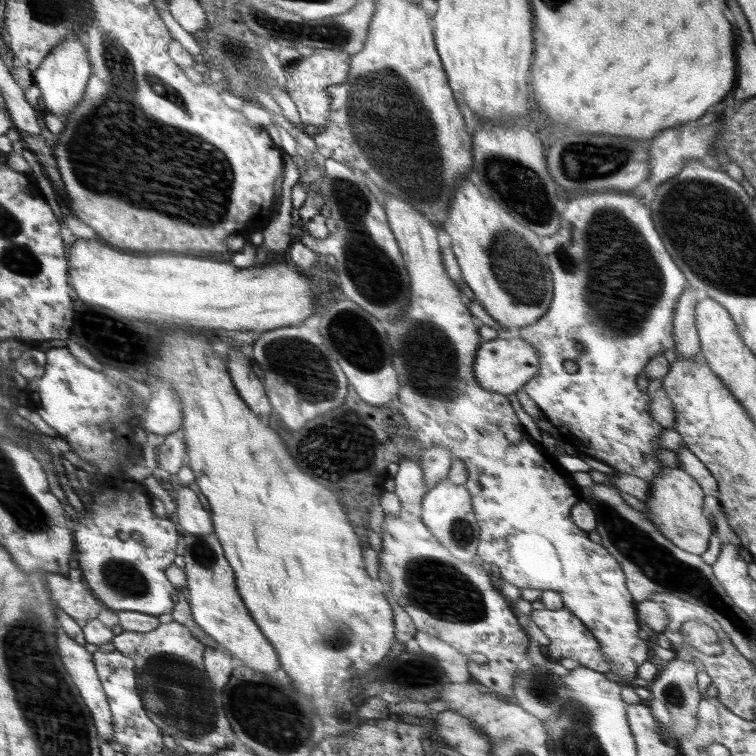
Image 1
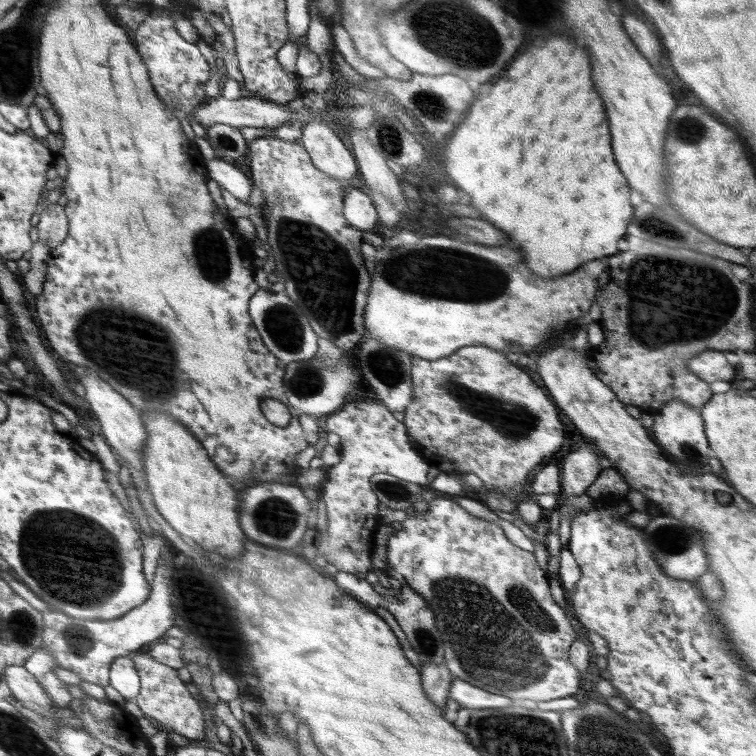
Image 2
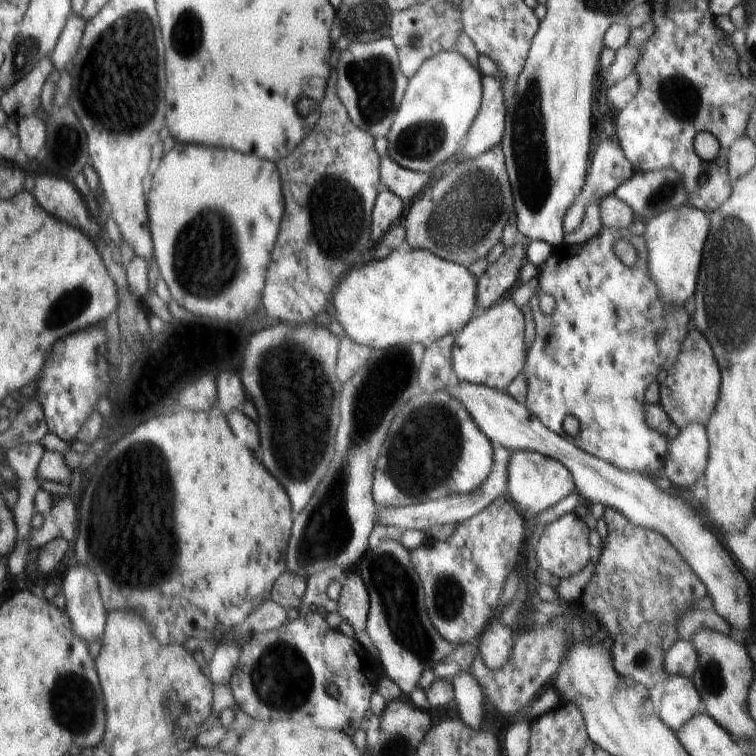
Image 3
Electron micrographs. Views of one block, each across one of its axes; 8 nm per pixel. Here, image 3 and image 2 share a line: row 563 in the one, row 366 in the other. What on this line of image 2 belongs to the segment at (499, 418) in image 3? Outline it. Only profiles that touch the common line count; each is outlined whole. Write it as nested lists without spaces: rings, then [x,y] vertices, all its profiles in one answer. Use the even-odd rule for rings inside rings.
[[[707,350],[693,355],[688,360],[688,370],[708,383],[738,379],[736,366],[728,362],[722,351]]]

